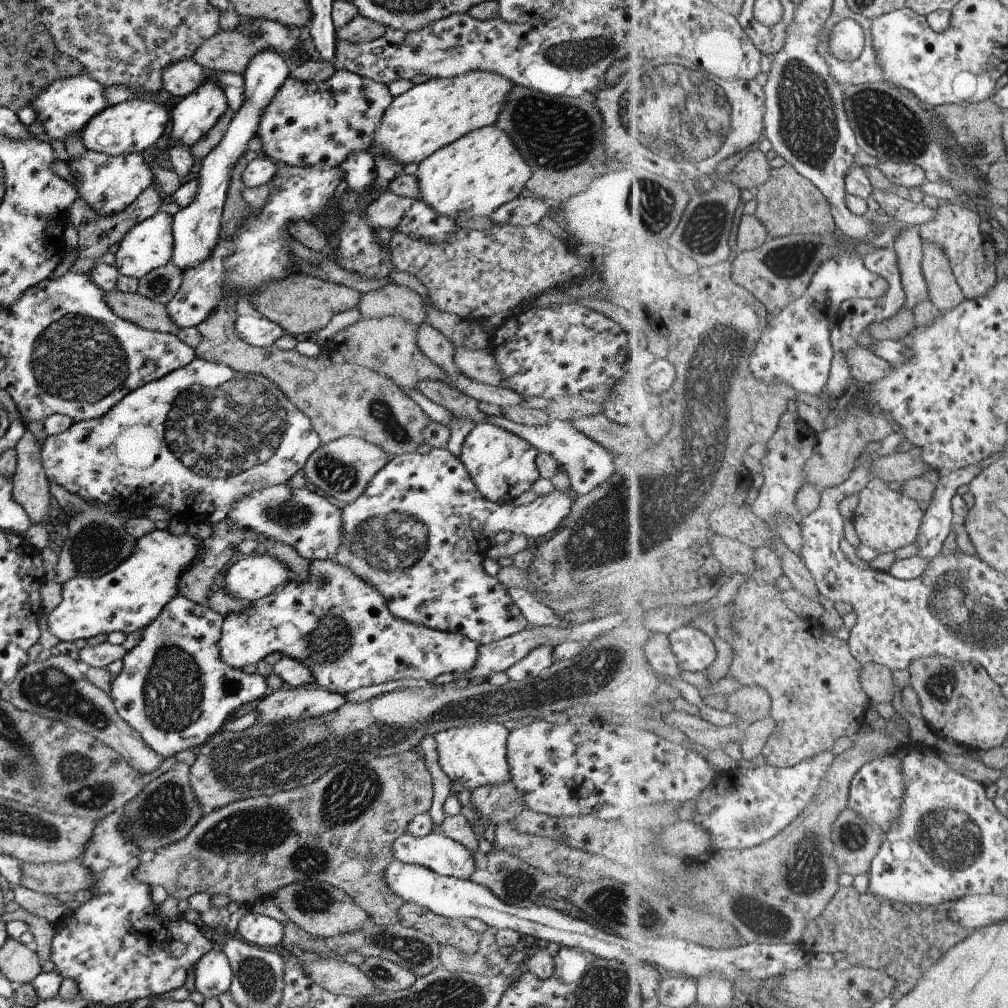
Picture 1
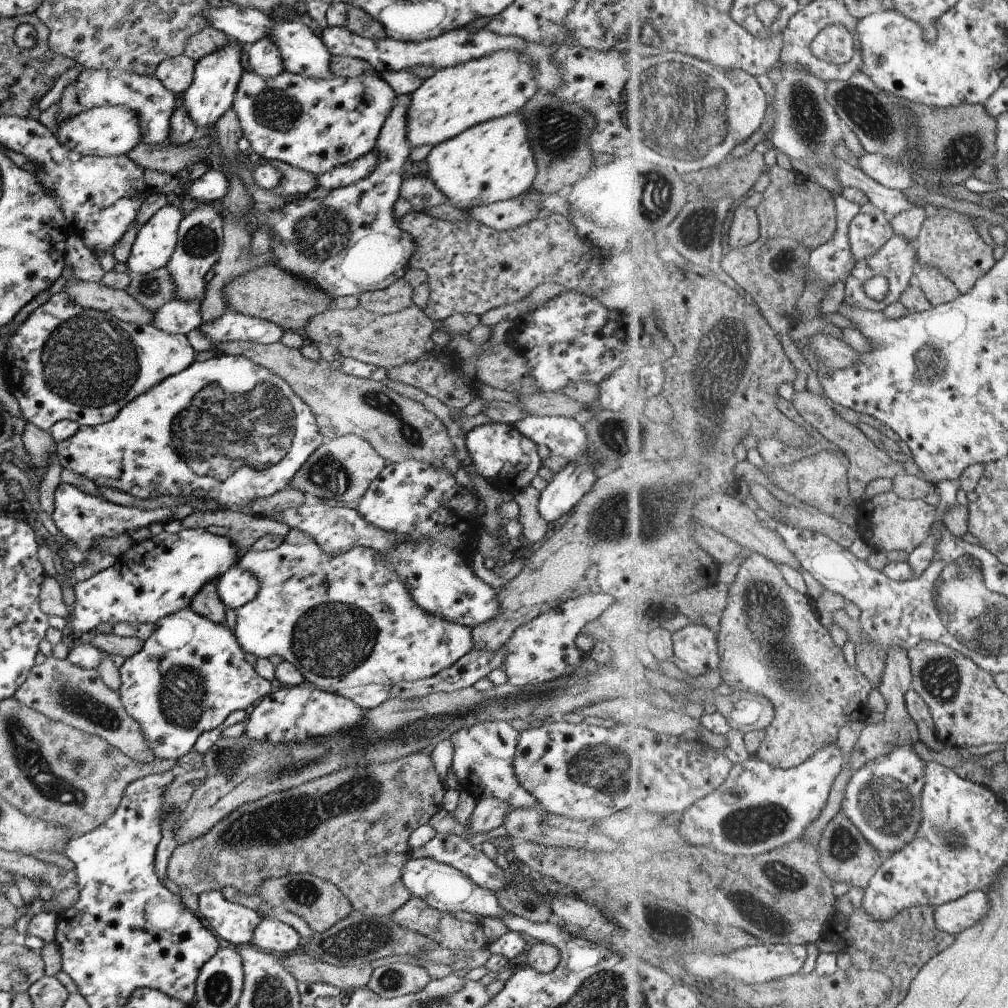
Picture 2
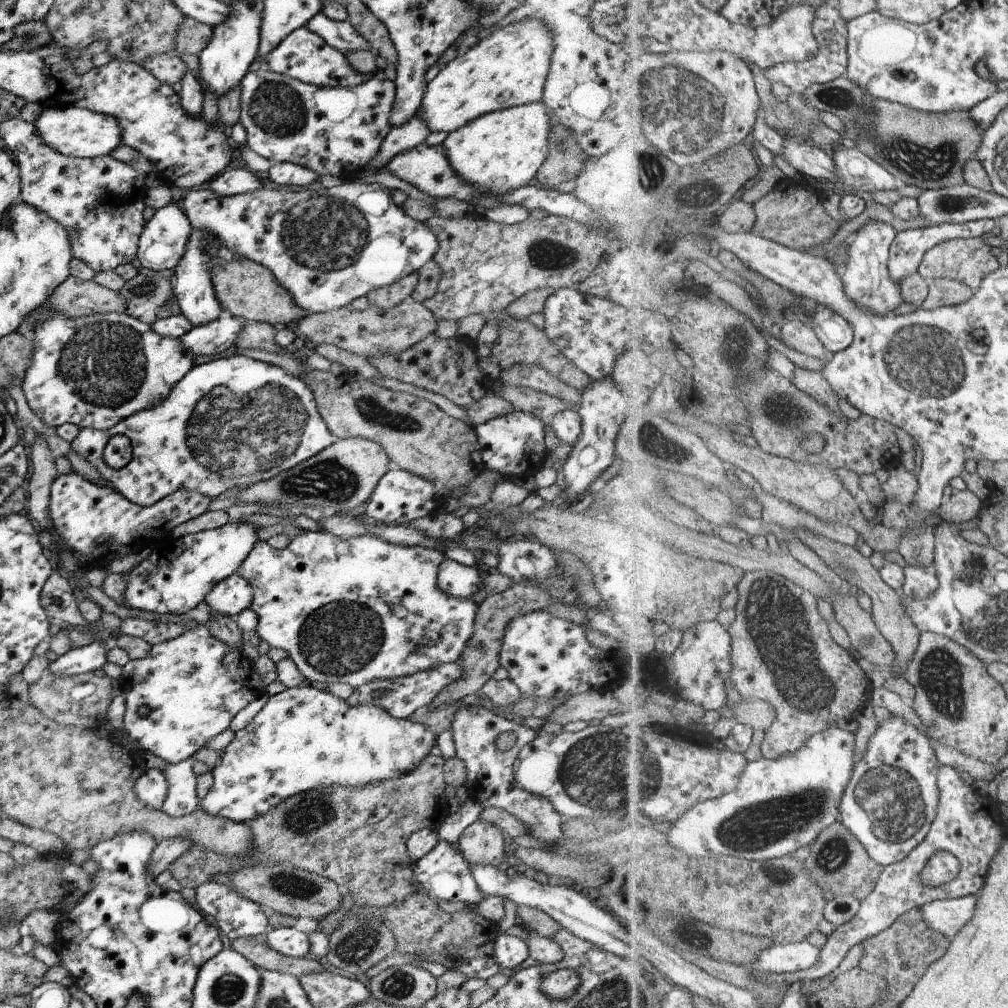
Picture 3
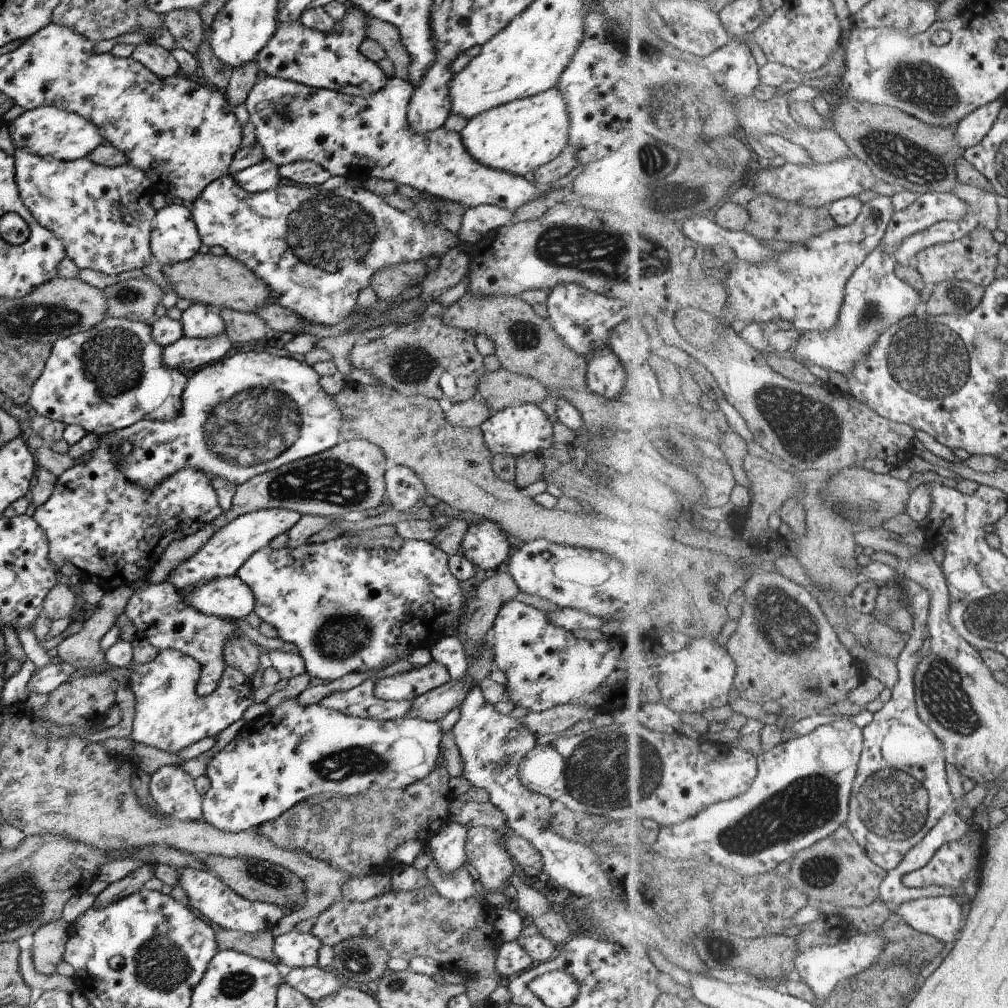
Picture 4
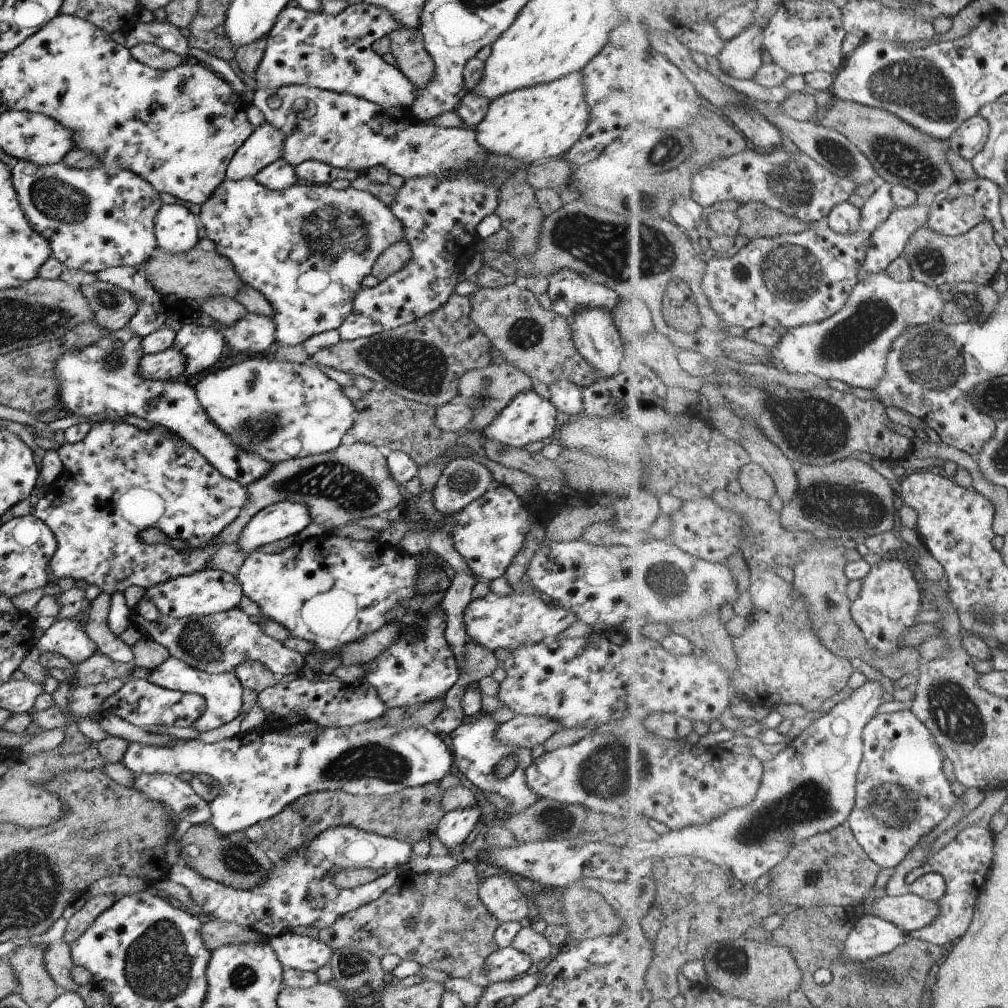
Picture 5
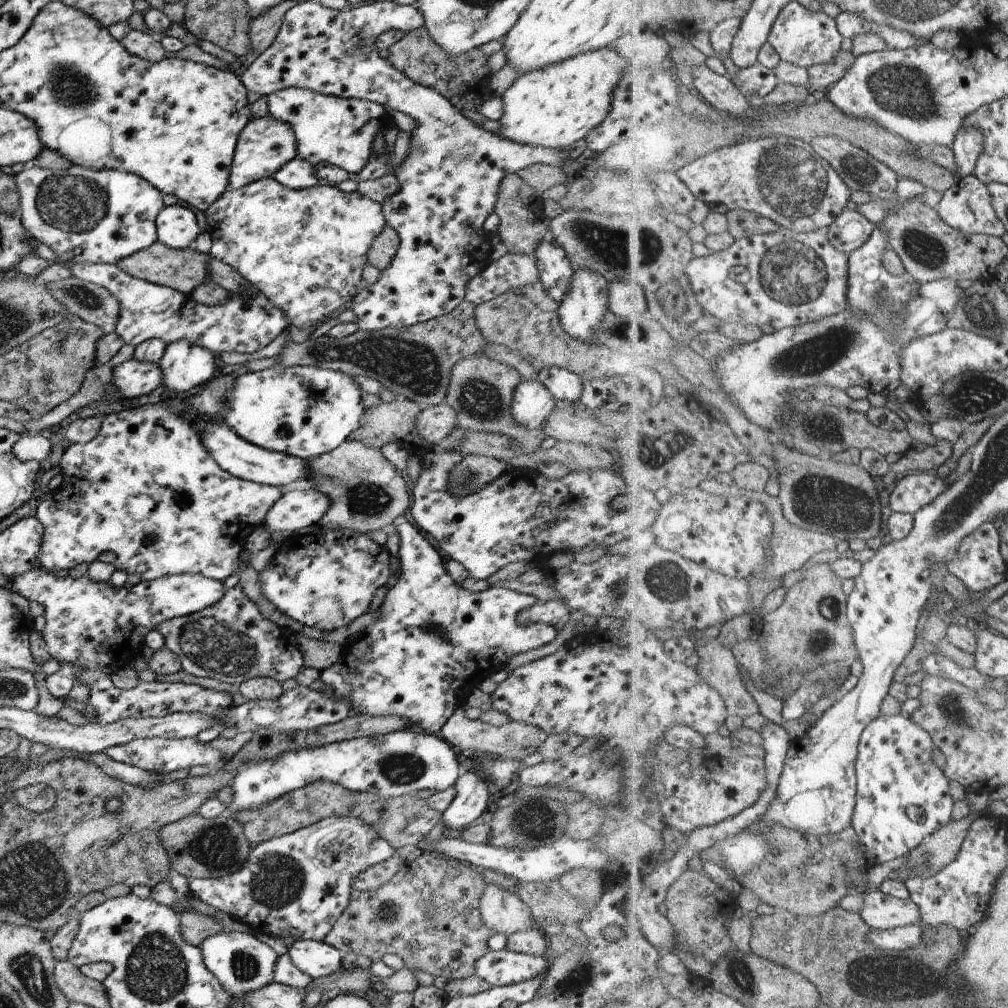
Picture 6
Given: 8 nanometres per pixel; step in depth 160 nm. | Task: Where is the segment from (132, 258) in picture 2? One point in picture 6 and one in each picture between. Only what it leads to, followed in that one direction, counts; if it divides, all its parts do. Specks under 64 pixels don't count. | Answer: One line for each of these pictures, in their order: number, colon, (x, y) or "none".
3: (161, 244)
4: (174, 238)
5: (175, 227)
6: (176, 227)

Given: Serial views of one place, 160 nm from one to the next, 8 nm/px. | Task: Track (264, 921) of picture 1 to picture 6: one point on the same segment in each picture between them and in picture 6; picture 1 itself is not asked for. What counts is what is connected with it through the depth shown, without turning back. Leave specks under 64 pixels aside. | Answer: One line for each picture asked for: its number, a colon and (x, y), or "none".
2: (270, 935)
3: (289, 942)
4: (296, 949)
5: (303, 953)
6: (315, 958)

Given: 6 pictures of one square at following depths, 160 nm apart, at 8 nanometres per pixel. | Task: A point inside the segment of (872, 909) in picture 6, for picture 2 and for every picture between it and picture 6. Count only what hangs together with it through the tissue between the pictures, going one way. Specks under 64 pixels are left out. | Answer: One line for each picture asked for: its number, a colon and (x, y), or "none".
2: (954, 917)
3: (950, 916)
4: (942, 916)
5: (911, 912)

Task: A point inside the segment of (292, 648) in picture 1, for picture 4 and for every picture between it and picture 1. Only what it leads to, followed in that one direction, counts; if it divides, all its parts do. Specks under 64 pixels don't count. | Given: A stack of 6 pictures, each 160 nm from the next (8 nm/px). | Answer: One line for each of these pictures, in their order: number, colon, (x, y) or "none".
2: (346, 620)
3: (353, 610)
4: (349, 604)

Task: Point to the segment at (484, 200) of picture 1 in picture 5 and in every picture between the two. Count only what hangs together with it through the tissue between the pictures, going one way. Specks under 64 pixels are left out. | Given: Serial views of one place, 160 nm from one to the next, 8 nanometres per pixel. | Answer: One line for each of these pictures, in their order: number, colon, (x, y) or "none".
2: (492, 161)
3: (500, 151)
4: (520, 135)
5: (531, 124)

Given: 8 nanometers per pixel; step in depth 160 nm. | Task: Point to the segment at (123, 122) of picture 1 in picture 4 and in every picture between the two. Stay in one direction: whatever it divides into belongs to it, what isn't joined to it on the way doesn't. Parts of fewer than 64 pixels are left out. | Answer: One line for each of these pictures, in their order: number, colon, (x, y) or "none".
2: (103, 131)
3: (72, 131)
4: (45, 131)

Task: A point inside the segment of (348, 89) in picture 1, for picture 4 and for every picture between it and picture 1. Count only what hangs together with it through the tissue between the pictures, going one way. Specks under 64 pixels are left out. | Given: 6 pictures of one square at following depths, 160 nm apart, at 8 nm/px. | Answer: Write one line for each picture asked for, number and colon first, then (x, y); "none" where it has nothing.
2: (315, 125)
3: (335, 131)
4: (357, 138)

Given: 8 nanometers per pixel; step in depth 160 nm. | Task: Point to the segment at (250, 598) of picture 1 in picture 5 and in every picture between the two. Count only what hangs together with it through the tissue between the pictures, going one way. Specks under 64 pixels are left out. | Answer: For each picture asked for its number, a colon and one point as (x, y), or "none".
2: (235, 587)
3: (229, 596)
4: (223, 596)
5: (208, 591)

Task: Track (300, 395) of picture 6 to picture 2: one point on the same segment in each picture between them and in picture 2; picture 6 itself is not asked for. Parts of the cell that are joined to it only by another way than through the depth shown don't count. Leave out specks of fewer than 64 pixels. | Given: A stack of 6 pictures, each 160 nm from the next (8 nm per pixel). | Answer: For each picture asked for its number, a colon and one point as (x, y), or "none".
2: (224, 429)
3: (230, 422)
4: (245, 414)
5: (278, 410)

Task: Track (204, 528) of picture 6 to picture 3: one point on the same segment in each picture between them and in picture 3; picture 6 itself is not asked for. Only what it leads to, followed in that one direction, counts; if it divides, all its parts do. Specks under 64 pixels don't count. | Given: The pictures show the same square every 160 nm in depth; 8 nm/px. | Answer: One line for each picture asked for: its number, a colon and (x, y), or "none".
3: (94, 521)
4: (100, 527)
5: (118, 480)

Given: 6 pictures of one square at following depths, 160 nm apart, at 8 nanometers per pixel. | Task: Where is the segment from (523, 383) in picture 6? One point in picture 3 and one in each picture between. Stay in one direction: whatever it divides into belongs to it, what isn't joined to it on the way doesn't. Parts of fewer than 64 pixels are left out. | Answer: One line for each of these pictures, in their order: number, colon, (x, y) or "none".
3: (512, 444)
4: (524, 428)
5: (528, 418)

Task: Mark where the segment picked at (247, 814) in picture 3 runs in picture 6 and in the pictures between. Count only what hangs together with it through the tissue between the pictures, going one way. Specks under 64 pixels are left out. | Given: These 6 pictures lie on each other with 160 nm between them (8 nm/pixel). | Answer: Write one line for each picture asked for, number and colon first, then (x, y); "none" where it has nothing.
4: (285, 755)
5: (259, 771)
6: (402, 762)

